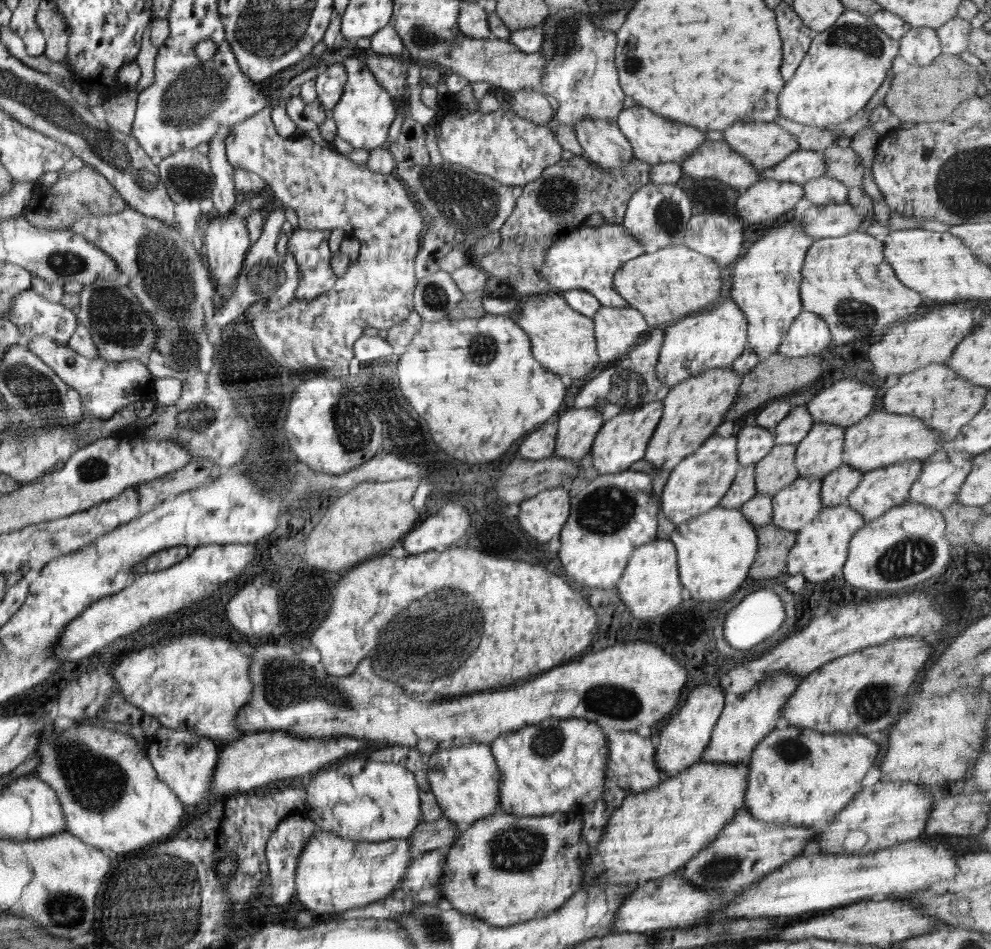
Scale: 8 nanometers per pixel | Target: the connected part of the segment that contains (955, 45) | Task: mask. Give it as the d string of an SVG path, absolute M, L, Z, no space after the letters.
M959 17L952 18L938 27L935 31L941 43L941 53L960 56L967 50L971 29L970 22Z

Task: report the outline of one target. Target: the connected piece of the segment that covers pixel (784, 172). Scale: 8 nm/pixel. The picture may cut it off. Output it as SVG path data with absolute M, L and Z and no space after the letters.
M798 149L789 154L781 163L772 168L759 171L760 180L769 178L786 182L804 184L808 179L825 174L825 158L823 151Z

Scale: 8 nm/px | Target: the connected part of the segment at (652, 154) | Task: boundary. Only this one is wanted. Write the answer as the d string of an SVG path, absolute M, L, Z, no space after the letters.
M635 105L624 108L616 120L620 132L630 141L633 155L649 165L664 164L667 162L678 163L690 156L704 141L706 131L680 122L666 120L649 109Z

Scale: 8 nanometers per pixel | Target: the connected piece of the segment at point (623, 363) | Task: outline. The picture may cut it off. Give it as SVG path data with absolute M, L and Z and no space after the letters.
M651 329L648 338L642 344L634 346L627 355L614 362L613 366L603 369L598 375L588 380L574 401L574 407L595 408L602 413L603 420L614 418L621 412L636 408L640 404L662 401L668 394L668 388L657 377L657 364L663 345L665 331Z

